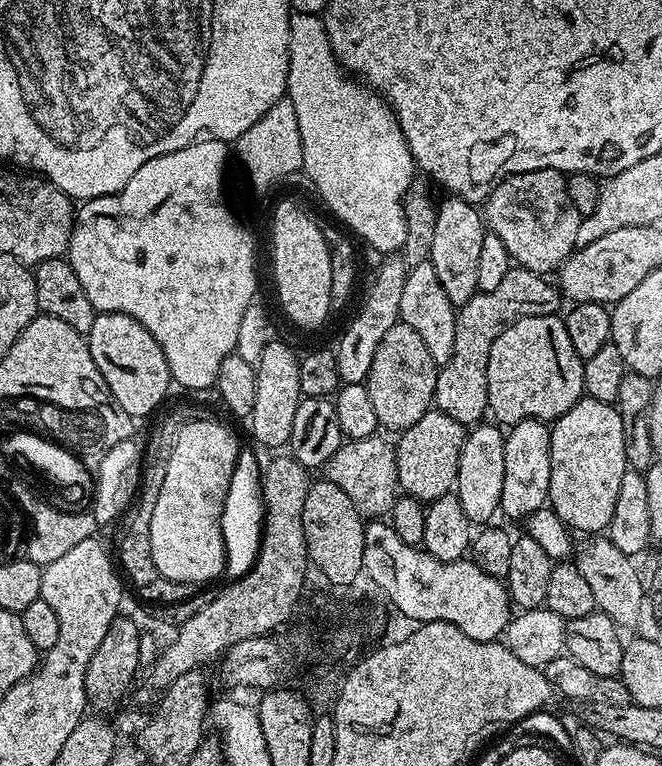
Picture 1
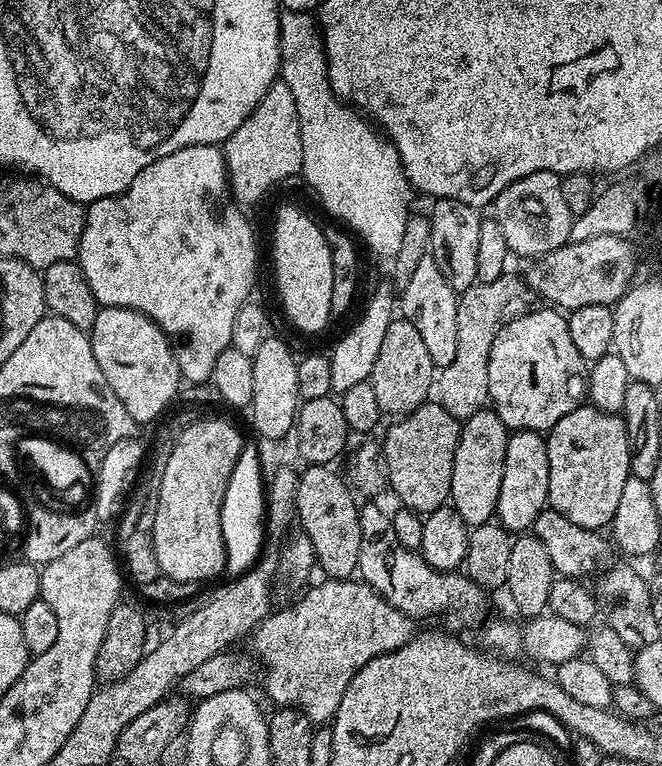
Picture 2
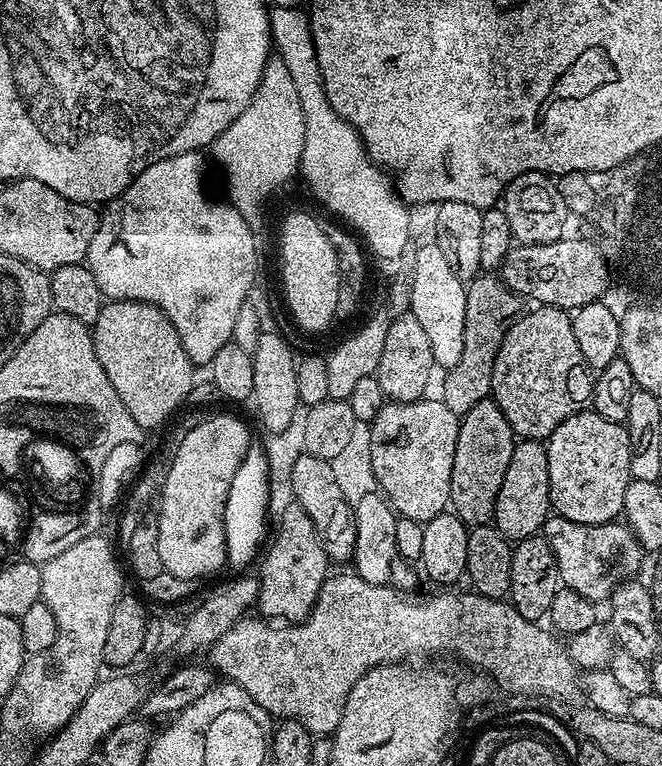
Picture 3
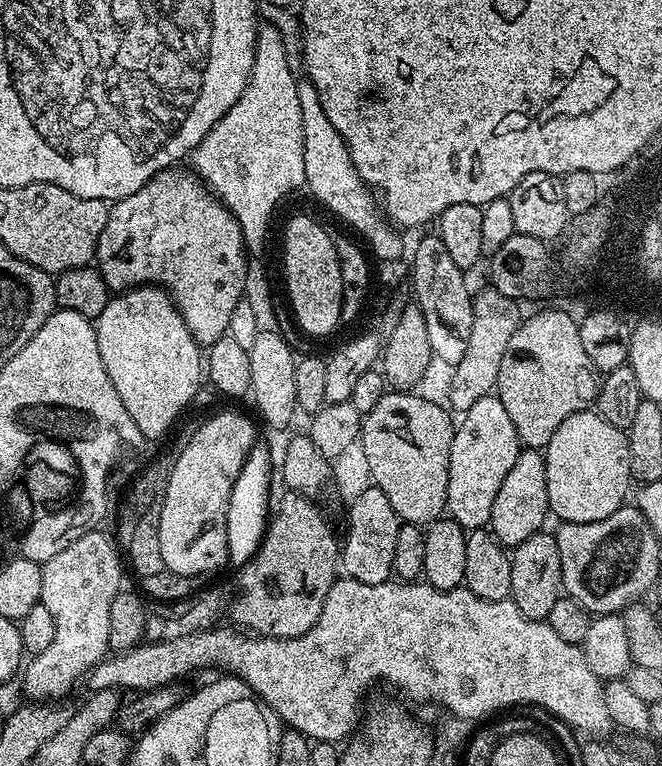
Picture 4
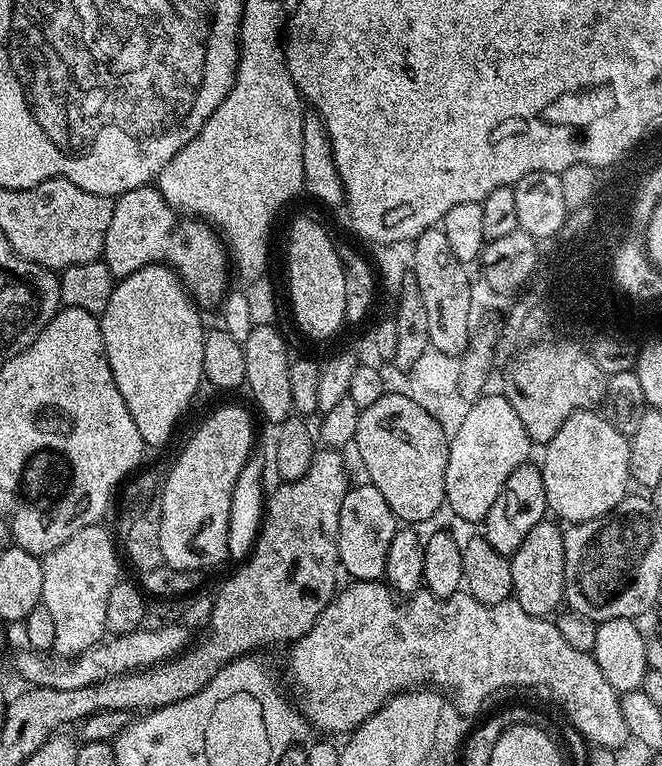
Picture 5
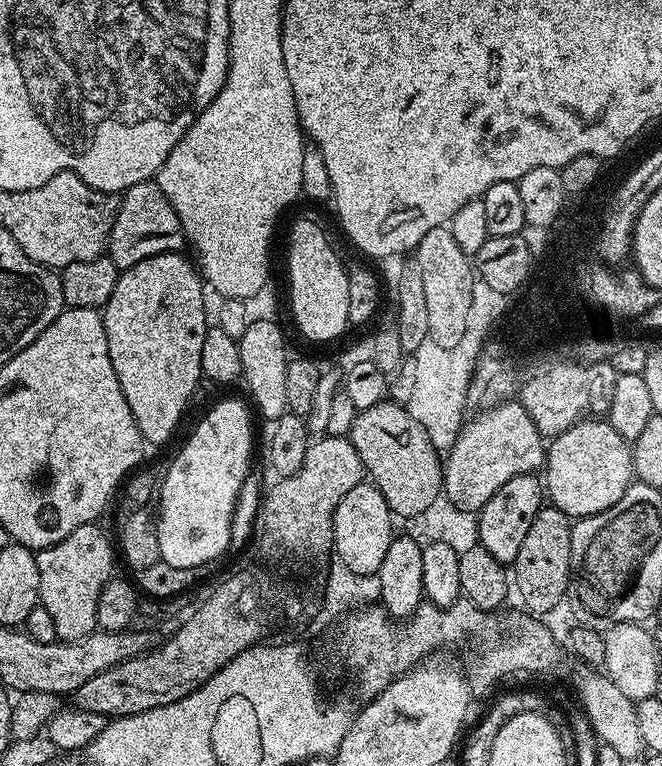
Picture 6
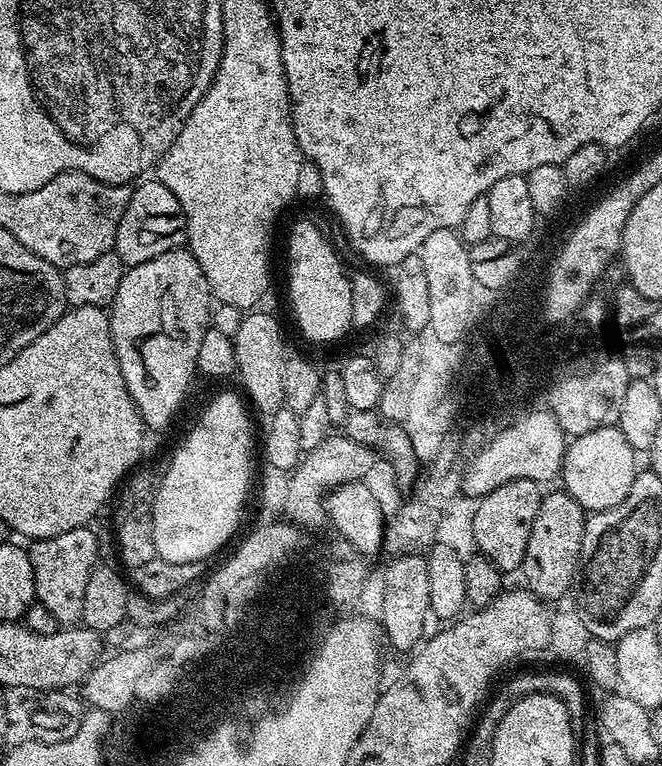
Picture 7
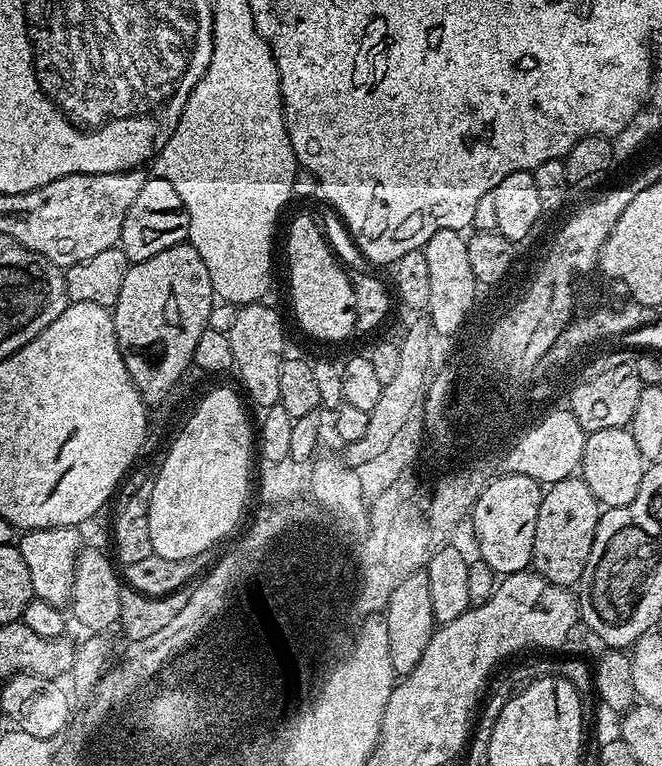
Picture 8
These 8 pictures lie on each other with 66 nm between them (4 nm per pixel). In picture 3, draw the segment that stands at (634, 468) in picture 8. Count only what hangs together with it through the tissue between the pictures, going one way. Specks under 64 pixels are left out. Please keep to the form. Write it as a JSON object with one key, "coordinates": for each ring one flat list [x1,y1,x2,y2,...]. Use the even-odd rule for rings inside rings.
{"coordinates":[[591,410,575,412,548,436,546,447,550,462,550,498,555,515,570,518,570,522,611,524,623,513,626,486,633,479,630,474,632,447,624,424,610,422]]}

